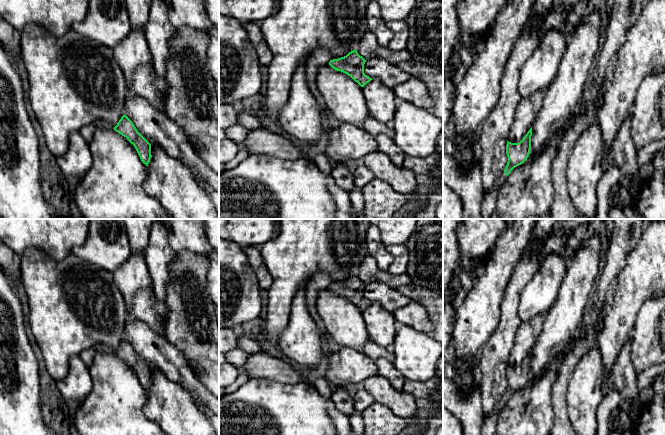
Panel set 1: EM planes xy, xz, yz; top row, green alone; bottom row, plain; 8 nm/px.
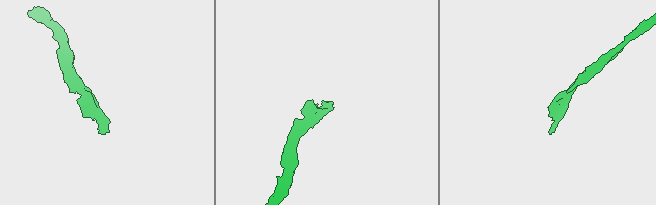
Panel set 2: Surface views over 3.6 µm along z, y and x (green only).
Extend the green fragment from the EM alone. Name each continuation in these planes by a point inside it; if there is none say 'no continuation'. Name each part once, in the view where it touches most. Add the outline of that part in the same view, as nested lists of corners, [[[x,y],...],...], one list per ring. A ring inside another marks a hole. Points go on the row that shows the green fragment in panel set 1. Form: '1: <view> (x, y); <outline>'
1: yz (490, 198); [[[502,172],[496,179],[492,189],[483,195],[483,204],[482,204],[482,218],[491,219],[491,216],[496,208],[496,202],[499,195],[499,192],[506,180],[505,172]]]

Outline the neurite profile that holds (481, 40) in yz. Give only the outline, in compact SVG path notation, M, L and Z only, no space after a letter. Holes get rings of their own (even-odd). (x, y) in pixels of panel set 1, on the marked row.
M490 30L474 40L474 45L476 46L477 52L486 43L487 38L489 37L489 35L490 35Z

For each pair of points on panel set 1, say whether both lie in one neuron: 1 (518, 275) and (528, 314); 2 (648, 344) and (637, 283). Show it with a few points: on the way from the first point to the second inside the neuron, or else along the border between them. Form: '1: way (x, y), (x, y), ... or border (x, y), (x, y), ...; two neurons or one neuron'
1: border (536, 273), (521, 293), (518, 315); two neurons
2: border (654, 297), (650, 297), (641, 306), (633, 329); two neurons

